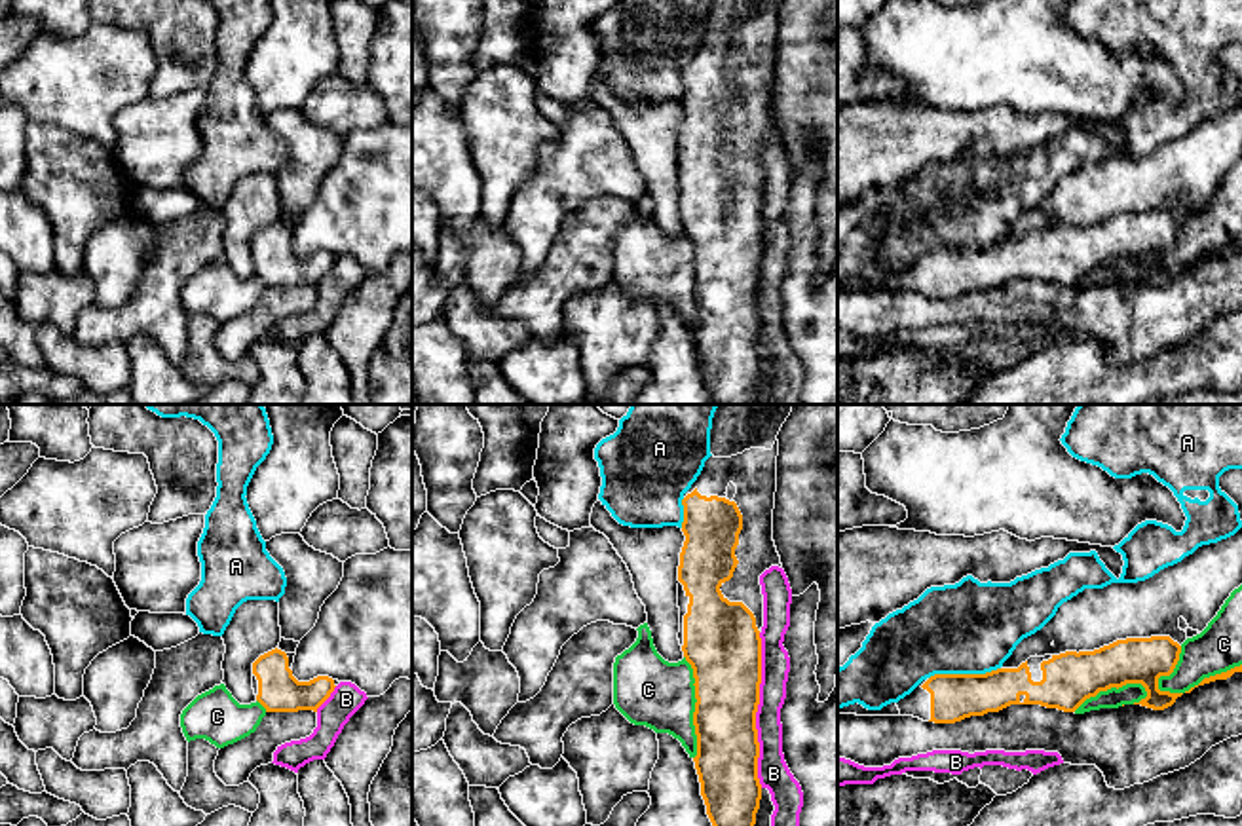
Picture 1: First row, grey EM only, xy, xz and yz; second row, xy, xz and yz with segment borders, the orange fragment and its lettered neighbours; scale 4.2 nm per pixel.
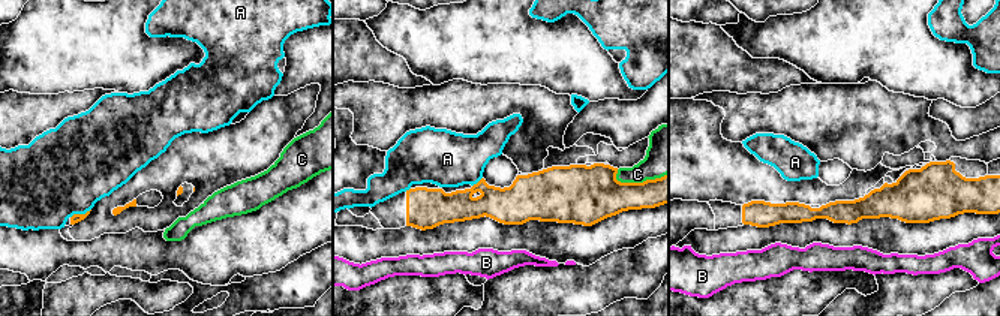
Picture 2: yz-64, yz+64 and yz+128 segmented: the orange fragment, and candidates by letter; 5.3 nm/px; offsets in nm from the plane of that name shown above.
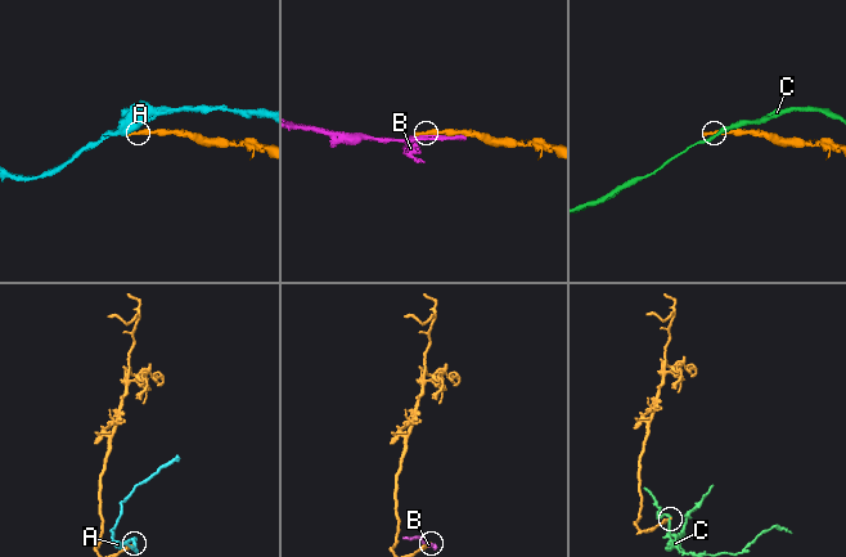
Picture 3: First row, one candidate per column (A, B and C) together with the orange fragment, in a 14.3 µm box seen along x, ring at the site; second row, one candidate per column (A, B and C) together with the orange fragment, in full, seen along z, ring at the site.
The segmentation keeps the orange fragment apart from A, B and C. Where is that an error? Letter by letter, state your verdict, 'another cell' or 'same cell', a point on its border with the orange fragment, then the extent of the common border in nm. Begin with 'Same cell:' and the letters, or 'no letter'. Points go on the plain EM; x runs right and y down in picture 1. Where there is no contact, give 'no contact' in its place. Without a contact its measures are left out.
Same cell: no letter
A: another cell; meets orange in yz at (963, 249); contact 300 nm long
B: another cell; meets orange in xz at (756, 285); contact 650 nm long
C: another cell; meets orange in yz at (1201, 257); contact 380 nm long

